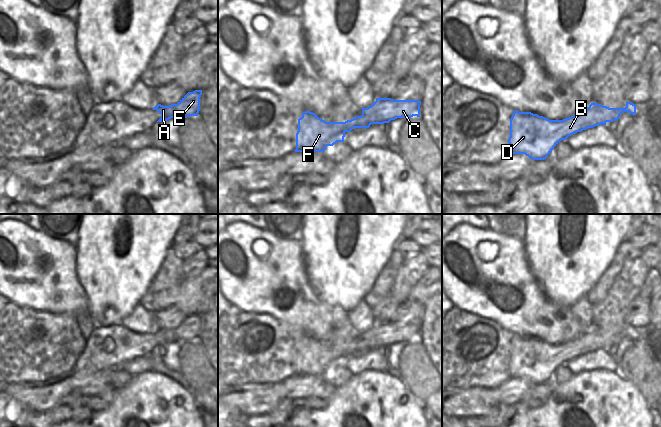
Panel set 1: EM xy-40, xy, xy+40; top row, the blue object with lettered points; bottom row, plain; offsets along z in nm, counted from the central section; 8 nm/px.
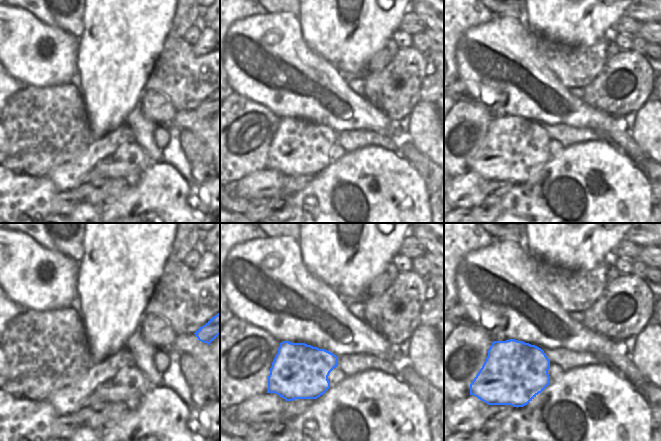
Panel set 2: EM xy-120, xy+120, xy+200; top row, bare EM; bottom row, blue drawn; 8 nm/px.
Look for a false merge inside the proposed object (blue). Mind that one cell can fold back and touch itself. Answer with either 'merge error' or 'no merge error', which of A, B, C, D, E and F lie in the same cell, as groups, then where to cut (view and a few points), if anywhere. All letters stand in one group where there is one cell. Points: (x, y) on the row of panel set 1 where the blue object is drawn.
no merge error; groups A B C D E F; cut none

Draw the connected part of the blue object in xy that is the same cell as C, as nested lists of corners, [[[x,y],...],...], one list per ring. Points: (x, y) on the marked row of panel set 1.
[[[376,98],[362,115],[345,122],[326,122],[315,113],[305,111],[298,119],[295,152],[324,152],[327,146],[344,142],[346,132],[354,128],[369,128],[371,124],[389,123],[397,118],[420,117],[419,100]]]

